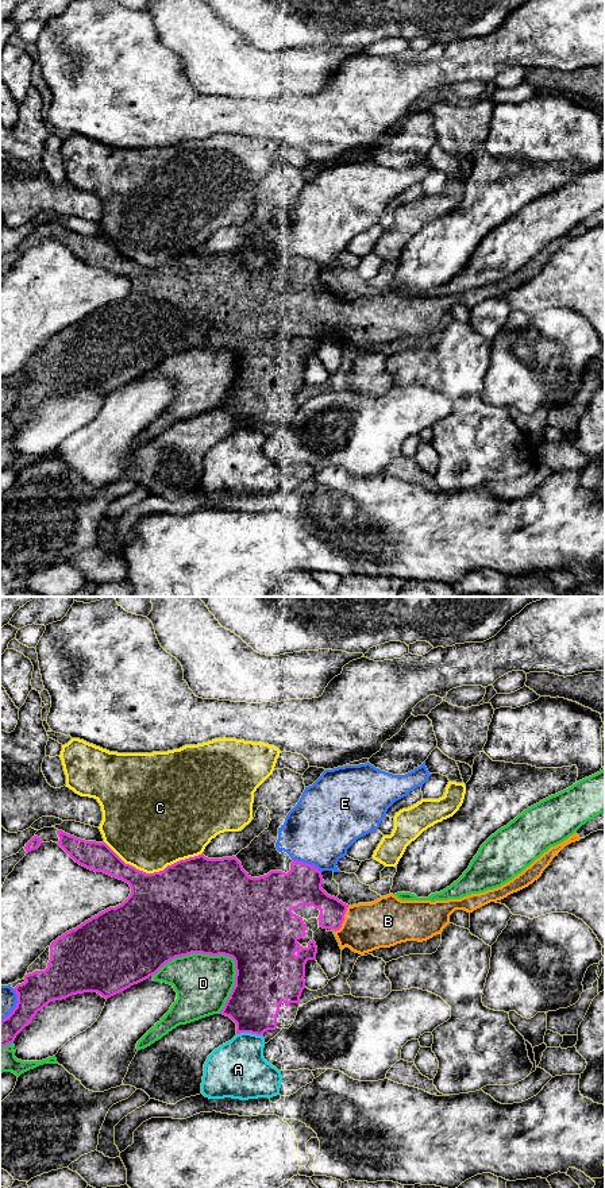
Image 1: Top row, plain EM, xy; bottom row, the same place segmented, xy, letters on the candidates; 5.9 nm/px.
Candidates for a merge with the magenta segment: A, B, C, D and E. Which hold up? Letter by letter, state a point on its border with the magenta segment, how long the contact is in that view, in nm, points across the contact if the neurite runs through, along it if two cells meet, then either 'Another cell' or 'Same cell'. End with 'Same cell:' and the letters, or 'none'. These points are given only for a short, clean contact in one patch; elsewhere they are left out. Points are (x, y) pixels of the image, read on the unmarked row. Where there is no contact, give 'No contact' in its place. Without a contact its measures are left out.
A: Touches magenta at xy (250, 427). Shared border 160 nm. Another cell
B: Touches magenta at xy (343, 315). Shared border 180 nm. Same cell
C: Touches magenta at xy (154, 267). Shared border 600 nm. Another cell
D: Touches magenta at xy (197, 347). Shared border 500 nm. Another cell
E: Touches magenta at xy (305, 258). Shared border 190 nm. Another cell
Same cell: B

